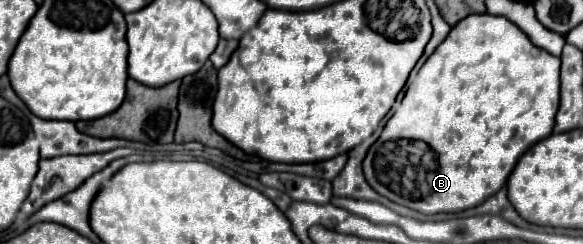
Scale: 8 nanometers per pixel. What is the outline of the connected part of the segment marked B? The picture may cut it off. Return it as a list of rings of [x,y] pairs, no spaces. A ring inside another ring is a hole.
[[[466,16],[418,70],[400,108],[386,122],[380,138],[370,146],[364,158],[366,182],[384,198],[424,214],[474,208],[506,184],[518,158],[530,146],[552,134],[558,92],[560,58],[534,46],[516,24],[510,24],[502,16]],[[400,140],[424,142],[428,148],[404,148]]]

